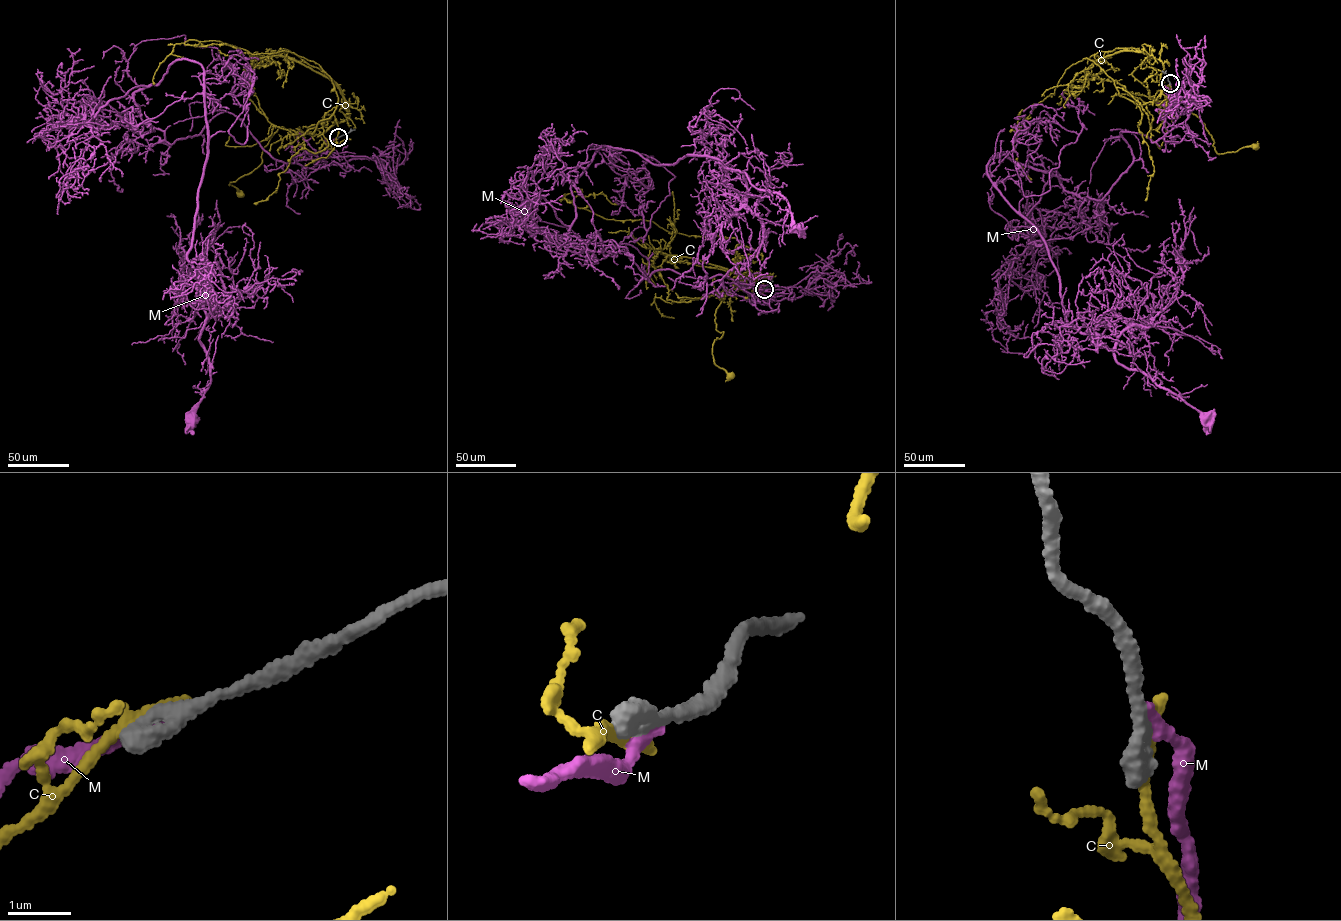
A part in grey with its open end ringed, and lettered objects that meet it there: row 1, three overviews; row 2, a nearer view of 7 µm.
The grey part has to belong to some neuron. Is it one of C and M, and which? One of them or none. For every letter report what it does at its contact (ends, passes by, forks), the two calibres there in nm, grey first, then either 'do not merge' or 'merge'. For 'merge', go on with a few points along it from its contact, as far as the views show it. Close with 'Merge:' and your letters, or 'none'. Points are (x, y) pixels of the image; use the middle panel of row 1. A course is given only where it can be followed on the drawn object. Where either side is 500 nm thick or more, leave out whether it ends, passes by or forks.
C: it ends there; 400 nm thick on the grey side, 220 nm on the other; do not merge
M: it ends there; 360 nm thick on the grey side, 190 nm on the other; merge; it runs (764, 288), (648, 281), (616, 242), (564, 234), (572, 181), (601, 145), (704, 154), (798, 228)
Merge: M

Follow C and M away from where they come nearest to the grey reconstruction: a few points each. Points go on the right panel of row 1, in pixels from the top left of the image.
C: (1170, 84), (1168, 96), (1161, 94), (1156, 100), (1175, 97), (1183, 101), (1204, 124), (1217, 153), (1255, 147)
M: (1170, 83), (1164, 134), (1120, 132), (1133, 160), (1100, 201), (1002, 153), (987, 175), (1066, 321), (1205, 420)

